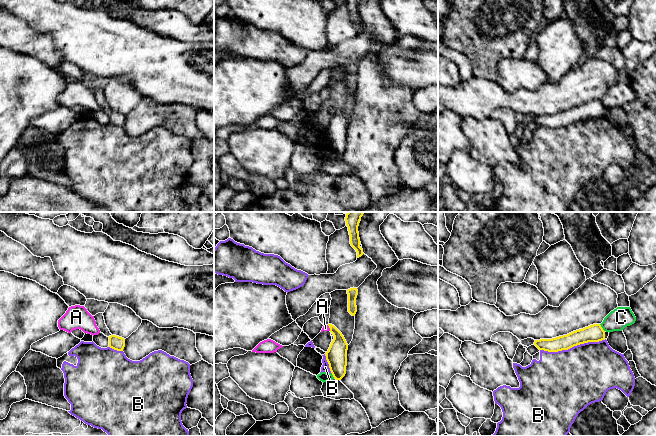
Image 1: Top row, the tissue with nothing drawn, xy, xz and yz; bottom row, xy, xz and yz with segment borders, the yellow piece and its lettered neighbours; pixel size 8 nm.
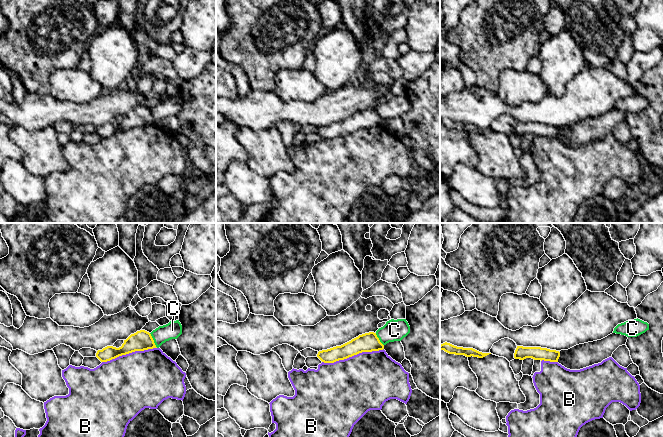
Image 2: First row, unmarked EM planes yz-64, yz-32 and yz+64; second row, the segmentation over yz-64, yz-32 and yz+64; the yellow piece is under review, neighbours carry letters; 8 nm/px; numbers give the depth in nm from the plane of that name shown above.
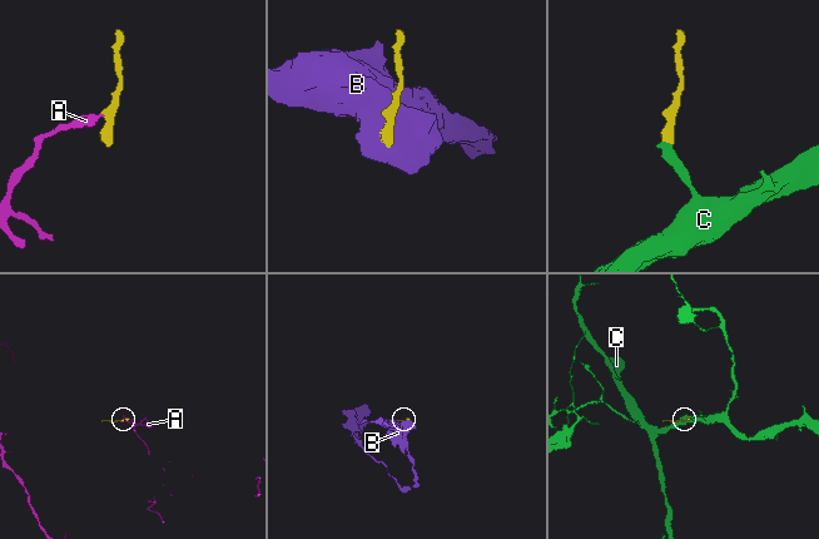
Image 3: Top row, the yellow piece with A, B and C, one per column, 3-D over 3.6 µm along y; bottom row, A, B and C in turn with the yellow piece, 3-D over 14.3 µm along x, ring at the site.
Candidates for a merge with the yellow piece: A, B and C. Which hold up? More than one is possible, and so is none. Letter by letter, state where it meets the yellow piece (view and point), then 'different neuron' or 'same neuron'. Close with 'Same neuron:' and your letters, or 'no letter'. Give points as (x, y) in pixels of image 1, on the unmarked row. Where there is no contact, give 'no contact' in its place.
A: contact xz (329, 103); same neuron
B: contact yz (572, 122); different neuron
C: contact yz (602, 104); different neuron
Same neuron: A

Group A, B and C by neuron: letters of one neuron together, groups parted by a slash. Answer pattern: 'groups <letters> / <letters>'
groups A / B / C

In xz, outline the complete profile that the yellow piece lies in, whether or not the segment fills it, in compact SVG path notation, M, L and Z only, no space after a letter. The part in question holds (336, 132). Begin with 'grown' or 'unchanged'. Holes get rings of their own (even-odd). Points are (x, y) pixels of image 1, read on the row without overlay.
grown; M324 101L323 107L330 107L334 112L325 132L334 155L341 156L346 150L348 120L334 101Z

